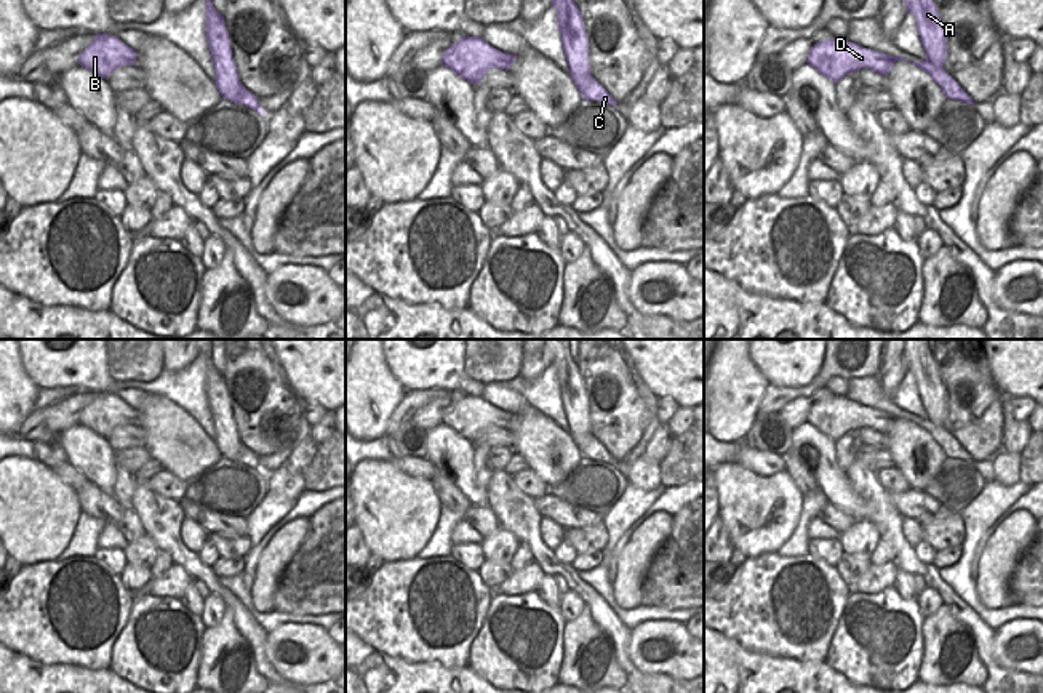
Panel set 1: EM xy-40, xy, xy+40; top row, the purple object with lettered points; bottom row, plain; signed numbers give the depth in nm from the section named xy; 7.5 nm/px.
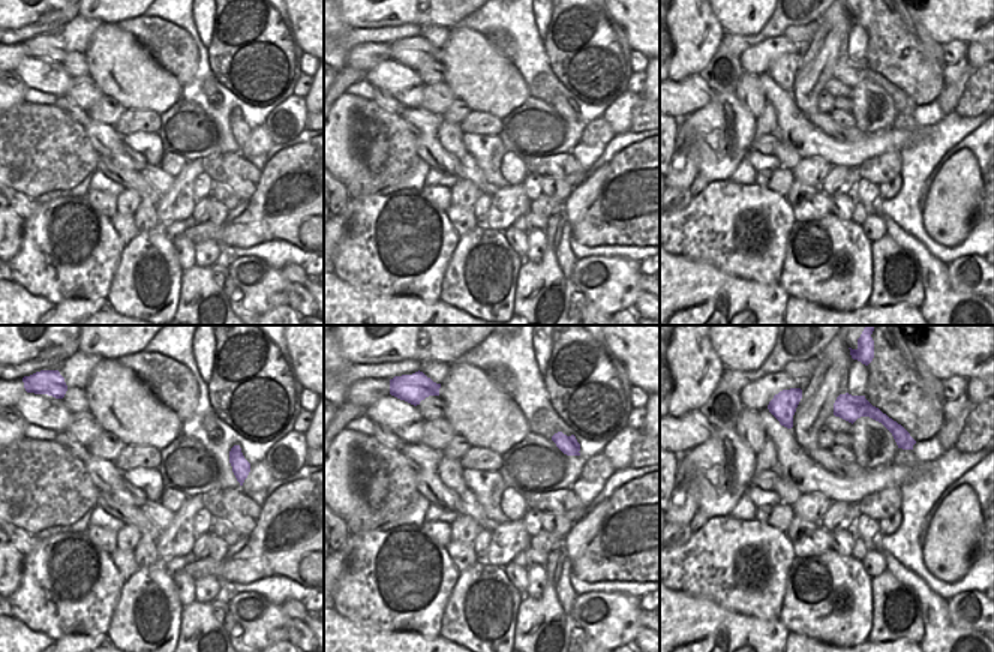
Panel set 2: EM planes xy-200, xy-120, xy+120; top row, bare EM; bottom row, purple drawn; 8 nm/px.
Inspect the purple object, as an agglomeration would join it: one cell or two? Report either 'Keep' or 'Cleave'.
Cleave

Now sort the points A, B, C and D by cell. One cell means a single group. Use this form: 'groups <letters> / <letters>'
groups A / B C D

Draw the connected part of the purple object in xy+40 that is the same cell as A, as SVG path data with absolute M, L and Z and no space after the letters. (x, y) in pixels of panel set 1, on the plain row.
M904 339L902 357L915 375L917 391L926 410L926 419L942 426L947 416L947 391L933 360L928 339Z

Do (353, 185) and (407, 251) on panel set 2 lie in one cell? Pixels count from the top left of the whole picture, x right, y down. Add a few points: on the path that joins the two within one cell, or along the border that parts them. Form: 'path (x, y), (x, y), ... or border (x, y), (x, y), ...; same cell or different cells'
border (359, 195), (353, 198); different cells

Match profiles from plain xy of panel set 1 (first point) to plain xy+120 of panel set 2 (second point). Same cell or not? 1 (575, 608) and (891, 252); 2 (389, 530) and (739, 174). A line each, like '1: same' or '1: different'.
1: different
2: different

